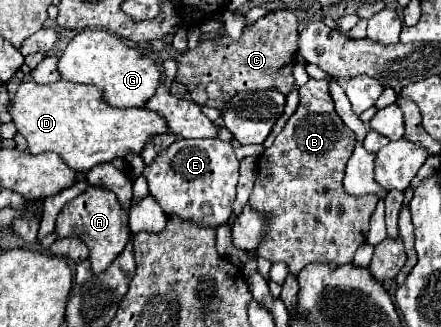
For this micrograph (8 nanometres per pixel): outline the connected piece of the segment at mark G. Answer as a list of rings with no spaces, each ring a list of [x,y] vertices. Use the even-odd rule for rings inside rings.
[[[95,29],[79,31],[69,41],[59,59],[59,73],[65,81],[103,89],[105,101],[115,107],[143,107],[155,95],[155,89],[161,83],[159,65],[151,57],[139,53],[139,49],[129,47],[121,37]]]

